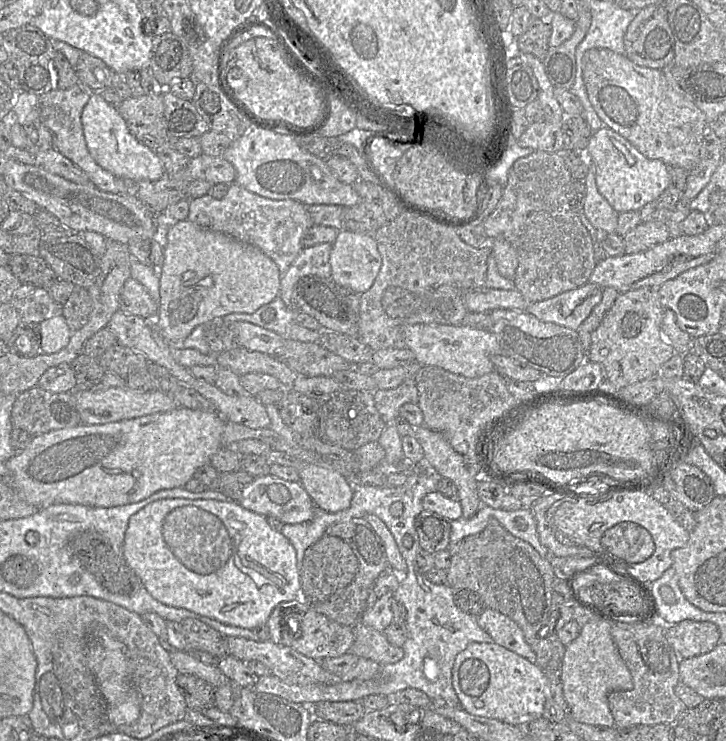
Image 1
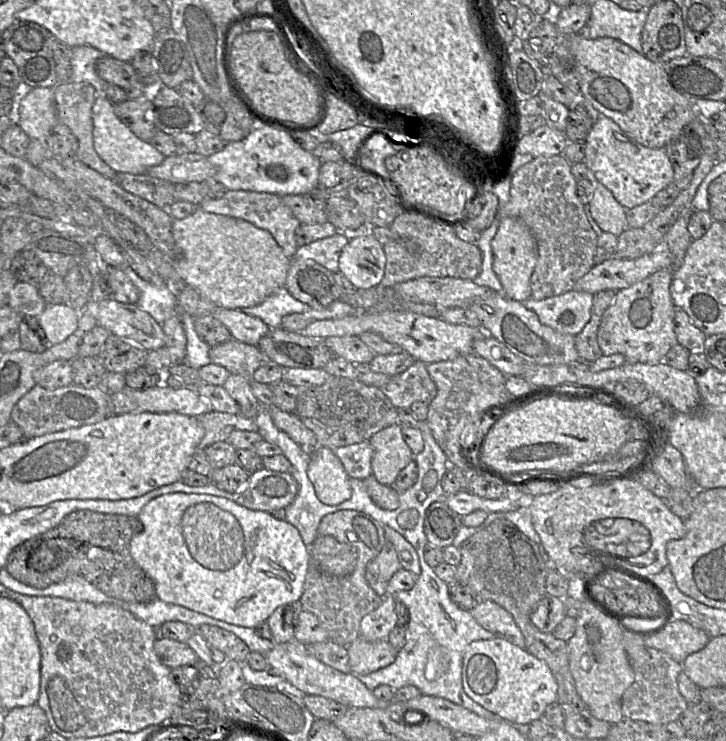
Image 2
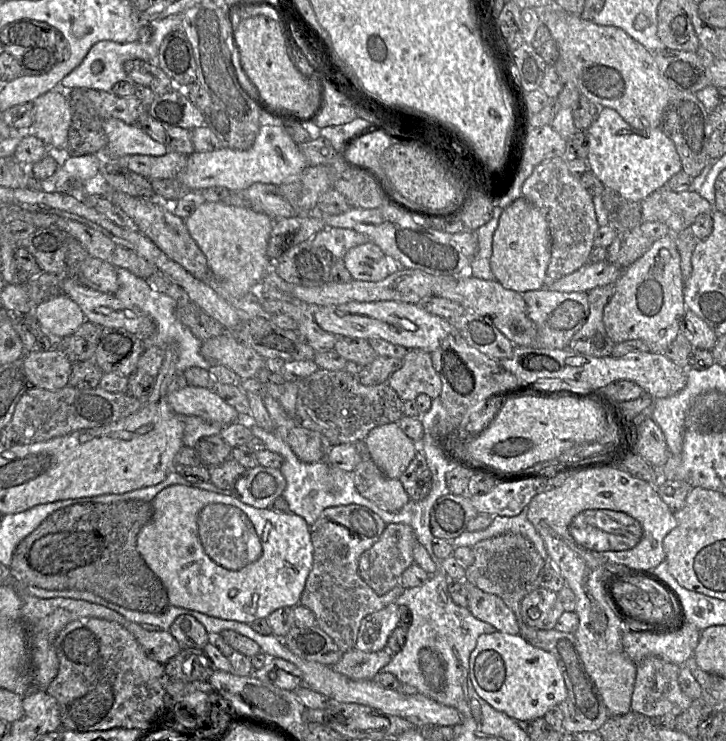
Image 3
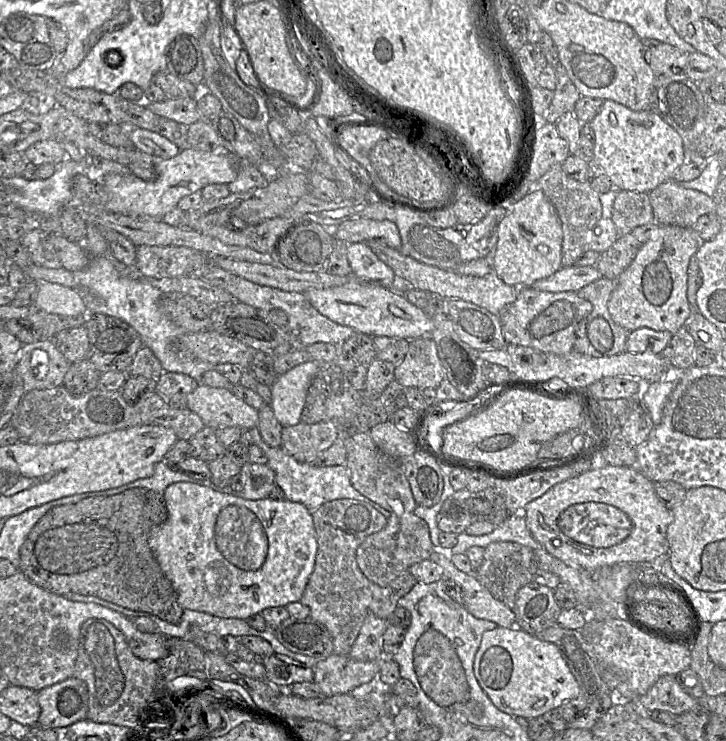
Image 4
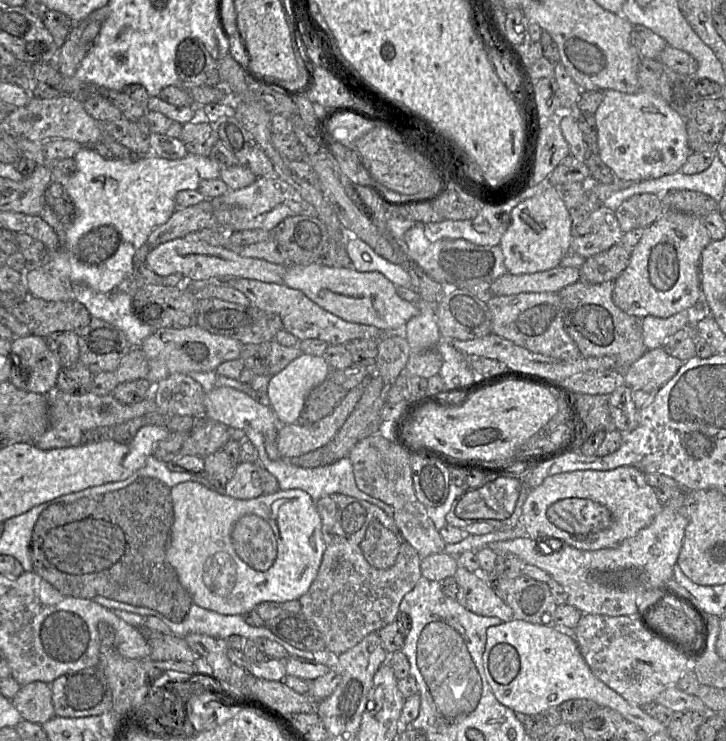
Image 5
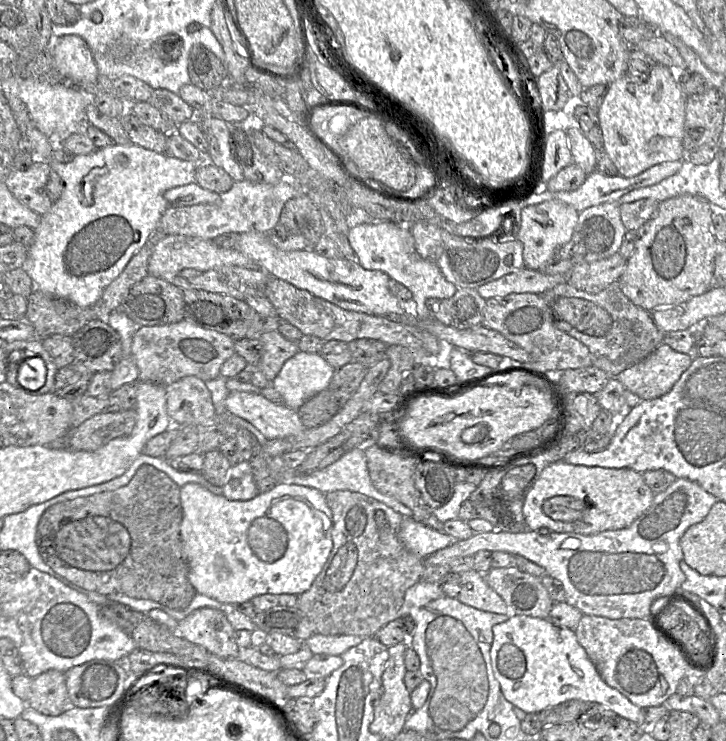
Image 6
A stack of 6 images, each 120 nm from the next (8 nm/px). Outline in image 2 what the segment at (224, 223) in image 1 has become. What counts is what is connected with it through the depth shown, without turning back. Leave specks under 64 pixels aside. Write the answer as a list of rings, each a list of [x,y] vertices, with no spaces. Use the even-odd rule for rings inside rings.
[[[228,190],[228,192],[220,199],[206,197],[200,203],[199,207],[209,213],[221,214],[245,220],[260,229],[270,232],[282,248],[284,254],[290,259],[293,259],[293,256],[298,249],[295,232],[301,223],[294,216],[290,208],[284,204],[281,196],[277,194],[244,190]]]

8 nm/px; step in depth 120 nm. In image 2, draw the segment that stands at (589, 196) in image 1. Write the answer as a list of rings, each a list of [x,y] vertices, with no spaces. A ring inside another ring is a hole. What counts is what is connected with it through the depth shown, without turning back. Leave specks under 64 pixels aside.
[[[591,175],[590,179],[594,185],[593,196],[588,203],[591,216],[601,228],[602,232],[609,232],[618,237],[627,228],[627,209],[595,177]]]

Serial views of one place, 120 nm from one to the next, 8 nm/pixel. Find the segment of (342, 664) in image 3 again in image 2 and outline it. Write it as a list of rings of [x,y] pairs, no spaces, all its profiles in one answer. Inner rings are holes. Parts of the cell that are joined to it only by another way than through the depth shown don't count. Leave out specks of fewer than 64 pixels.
[[[360,636],[347,646],[351,673],[364,676],[392,664],[397,652],[387,640],[367,641]]]

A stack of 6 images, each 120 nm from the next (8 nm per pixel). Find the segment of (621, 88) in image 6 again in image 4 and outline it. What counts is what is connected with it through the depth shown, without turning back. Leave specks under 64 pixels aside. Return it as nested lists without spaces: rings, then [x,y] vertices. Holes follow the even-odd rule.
[[[606,99],[590,123],[595,134],[593,158],[616,189],[649,193],[659,184],[672,179],[675,171],[685,163],[681,136],[651,109],[634,111],[614,100]]]

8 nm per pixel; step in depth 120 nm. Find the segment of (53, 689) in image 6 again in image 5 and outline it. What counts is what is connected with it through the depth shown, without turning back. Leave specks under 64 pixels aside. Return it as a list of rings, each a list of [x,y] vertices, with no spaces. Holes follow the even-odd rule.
[[[34,681],[21,686],[11,703],[22,719],[32,723],[43,724],[55,716],[51,686],[45,682]]]

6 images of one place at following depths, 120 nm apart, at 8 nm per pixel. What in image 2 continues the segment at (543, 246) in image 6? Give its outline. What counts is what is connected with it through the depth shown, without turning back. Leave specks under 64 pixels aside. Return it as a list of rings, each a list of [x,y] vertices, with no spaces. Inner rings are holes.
[[[520,218],[499,219],[499,227],[491,241],[492,269],[502,284],[503,294],[523,303],[531,297],[530,278],[537,263],[537,244],[531,230]]]

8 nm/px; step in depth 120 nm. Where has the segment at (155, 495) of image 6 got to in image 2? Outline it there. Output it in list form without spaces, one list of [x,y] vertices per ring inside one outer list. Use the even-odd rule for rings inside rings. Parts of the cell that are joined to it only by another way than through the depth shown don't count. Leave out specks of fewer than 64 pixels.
[[[74,511],[53,529],[17,546],[9,554],[5,569],[14,579],[33,588],[46,588],[76,575],[112,598],[149,603],[159,599],[155,584],[130,553],[131,539],[140,530],[138,517]]]

